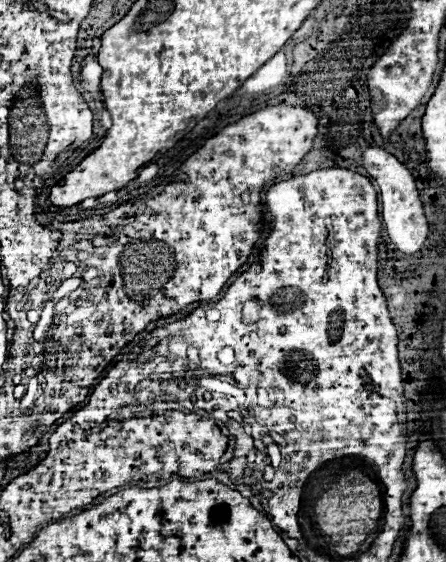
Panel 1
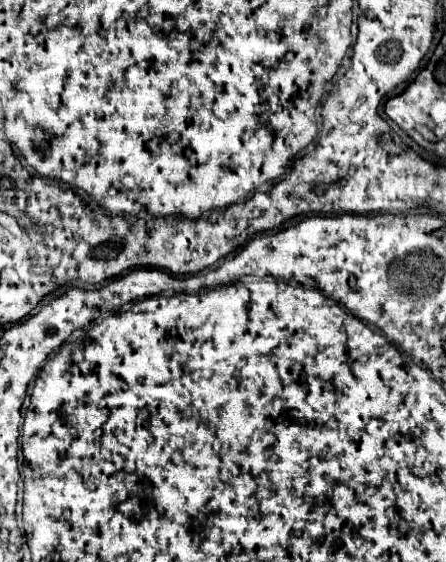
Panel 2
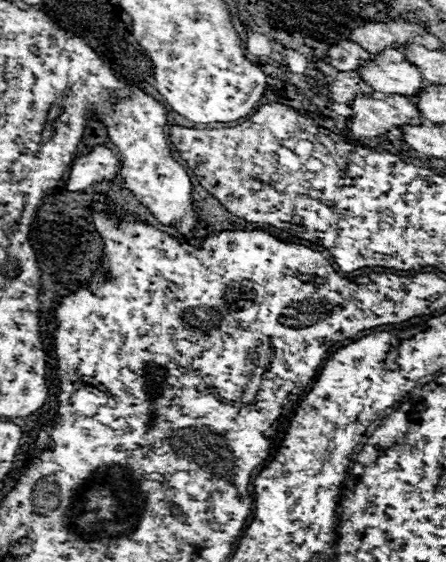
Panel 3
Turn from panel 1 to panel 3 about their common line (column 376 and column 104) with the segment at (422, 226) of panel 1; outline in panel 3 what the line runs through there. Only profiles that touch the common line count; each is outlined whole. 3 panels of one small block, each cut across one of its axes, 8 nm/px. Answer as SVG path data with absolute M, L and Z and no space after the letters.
M94 146L90 154L84 154L74 160L66 190L86 192L98 184L112 184L116 182L118 170L120 160L116 158L116 154L104 146Z

